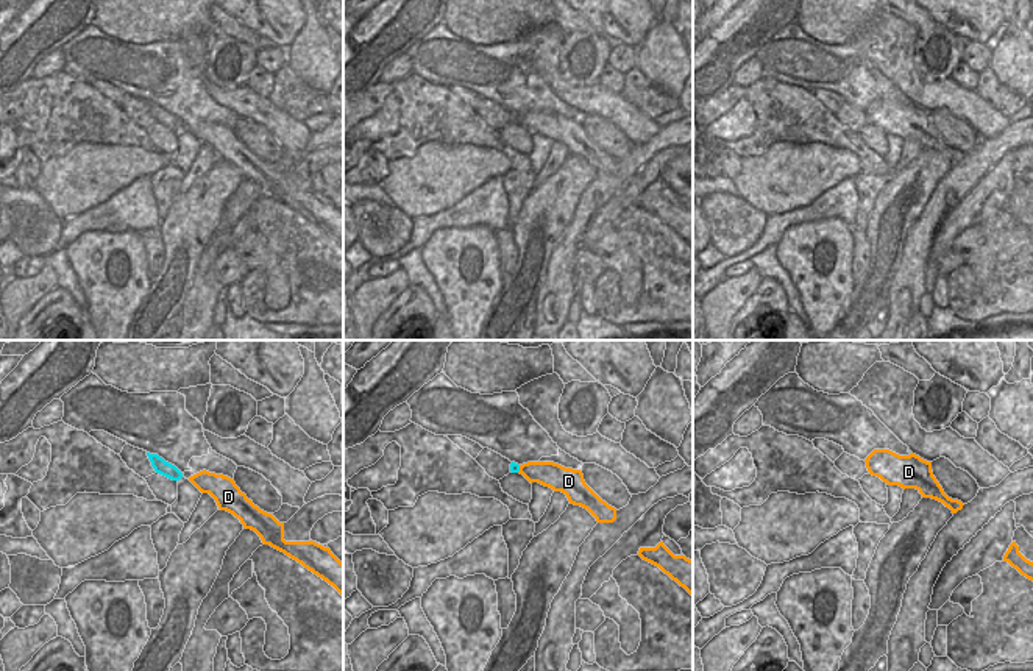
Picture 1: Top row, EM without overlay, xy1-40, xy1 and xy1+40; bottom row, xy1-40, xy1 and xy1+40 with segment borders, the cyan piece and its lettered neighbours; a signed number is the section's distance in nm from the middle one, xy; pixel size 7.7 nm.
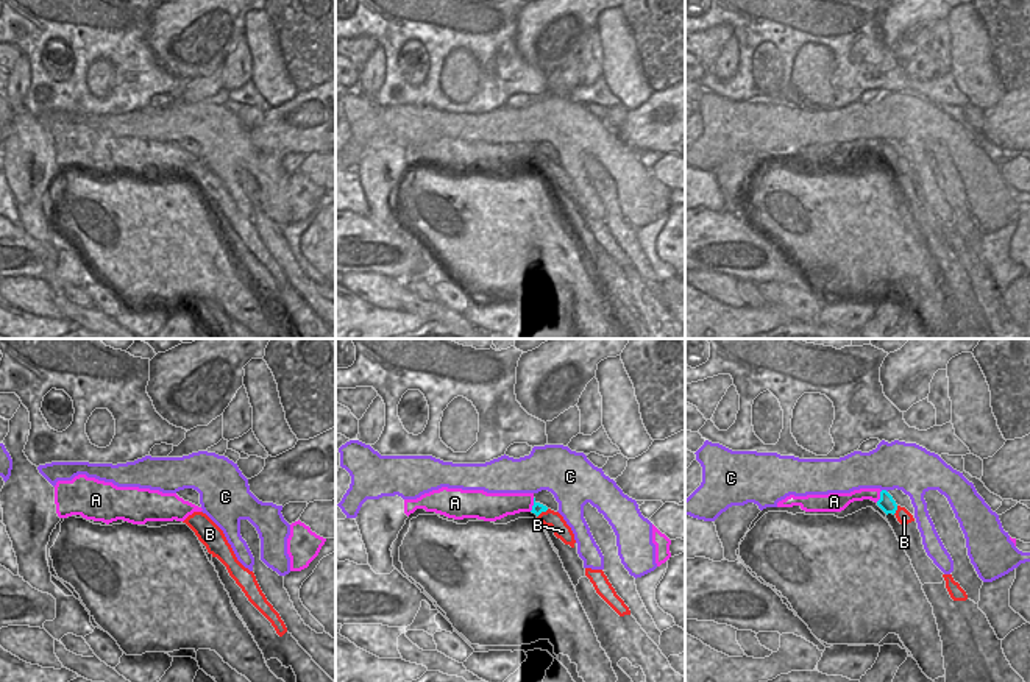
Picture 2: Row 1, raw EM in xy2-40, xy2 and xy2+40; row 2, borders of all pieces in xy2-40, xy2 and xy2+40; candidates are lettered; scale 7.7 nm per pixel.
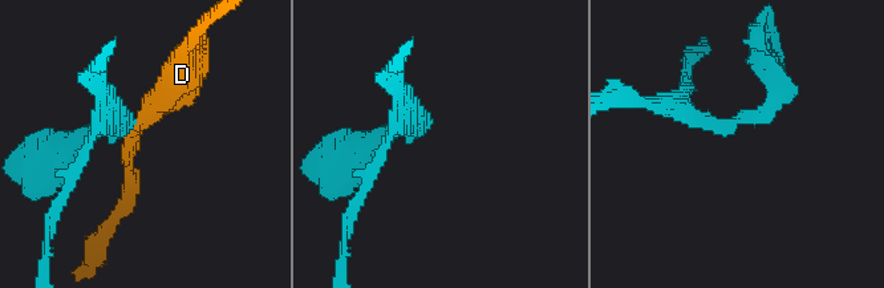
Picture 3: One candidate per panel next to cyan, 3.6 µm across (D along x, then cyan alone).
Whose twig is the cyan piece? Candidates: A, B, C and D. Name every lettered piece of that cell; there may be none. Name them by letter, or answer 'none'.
B

